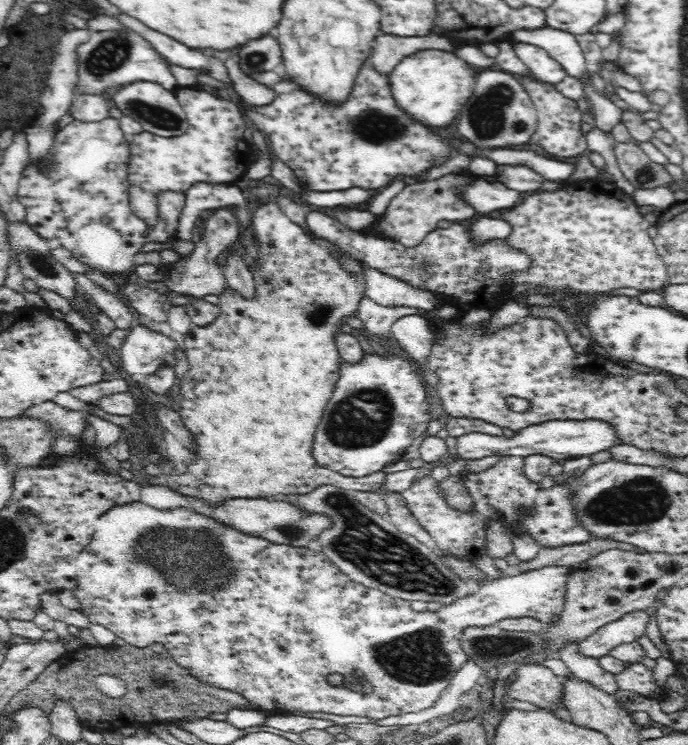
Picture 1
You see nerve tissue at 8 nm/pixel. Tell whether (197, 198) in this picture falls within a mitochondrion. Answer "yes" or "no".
no

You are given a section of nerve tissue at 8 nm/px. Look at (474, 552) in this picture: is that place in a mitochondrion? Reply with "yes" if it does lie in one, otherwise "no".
no

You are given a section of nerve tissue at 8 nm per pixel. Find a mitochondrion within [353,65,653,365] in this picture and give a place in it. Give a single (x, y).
(491, 114)

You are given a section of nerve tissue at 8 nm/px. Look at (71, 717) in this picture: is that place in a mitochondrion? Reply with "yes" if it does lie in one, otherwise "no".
no

